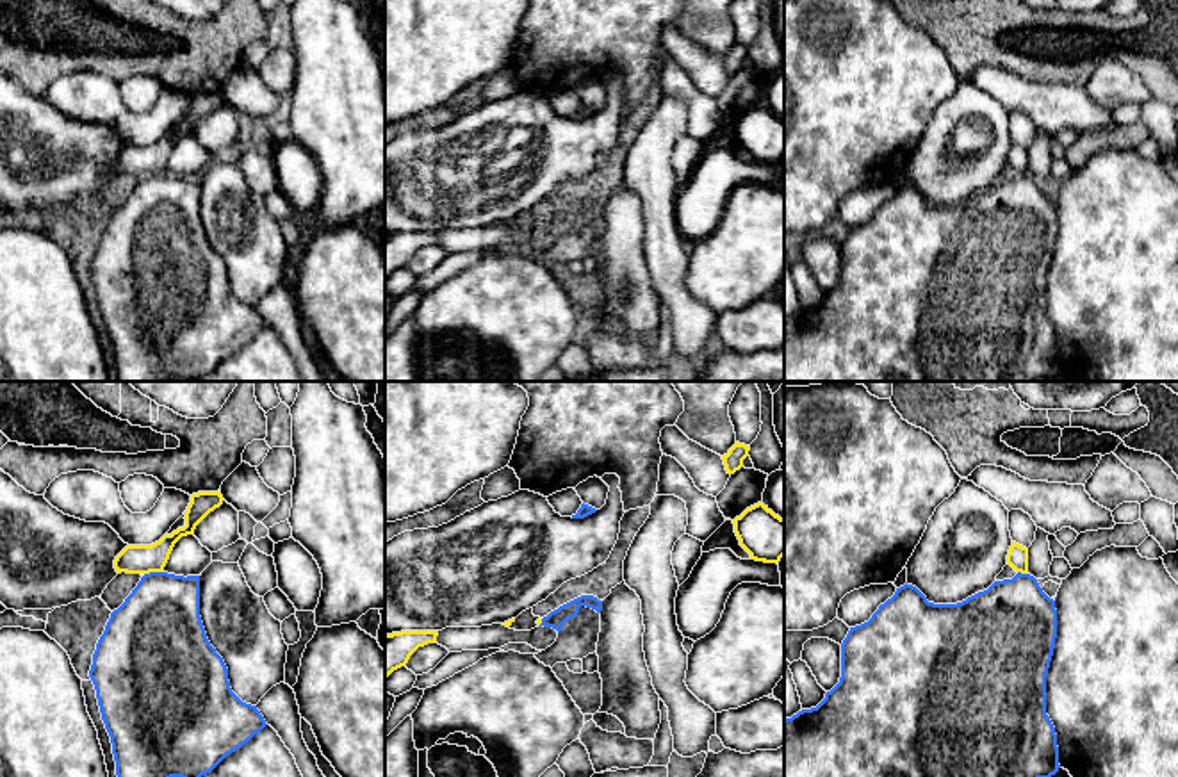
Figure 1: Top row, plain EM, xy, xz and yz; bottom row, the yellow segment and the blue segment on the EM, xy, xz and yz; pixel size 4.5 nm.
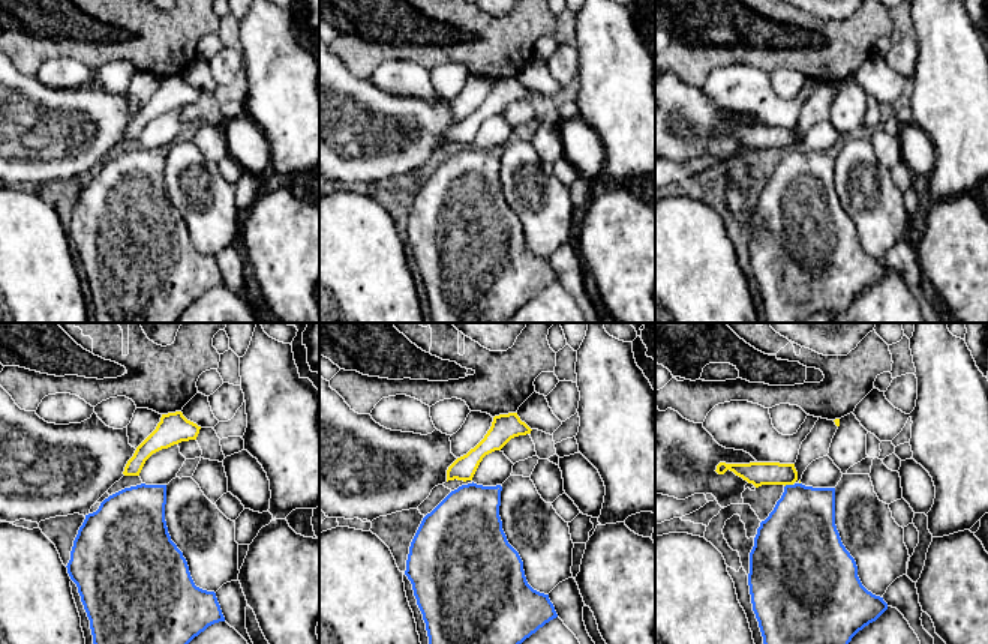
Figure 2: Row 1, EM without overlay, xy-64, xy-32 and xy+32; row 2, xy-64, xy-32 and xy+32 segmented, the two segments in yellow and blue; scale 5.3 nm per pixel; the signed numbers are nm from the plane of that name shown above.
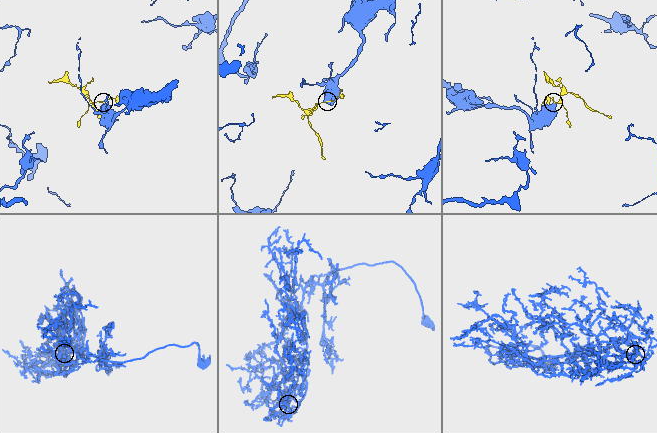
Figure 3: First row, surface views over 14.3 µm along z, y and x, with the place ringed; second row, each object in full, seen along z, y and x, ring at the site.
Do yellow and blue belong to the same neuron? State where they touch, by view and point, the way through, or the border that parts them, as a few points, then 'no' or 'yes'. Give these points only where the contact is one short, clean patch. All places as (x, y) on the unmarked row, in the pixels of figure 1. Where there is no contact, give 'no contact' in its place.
meets yellow in xy at (154, 171); border along xy (163, 171), (145, 175); no

